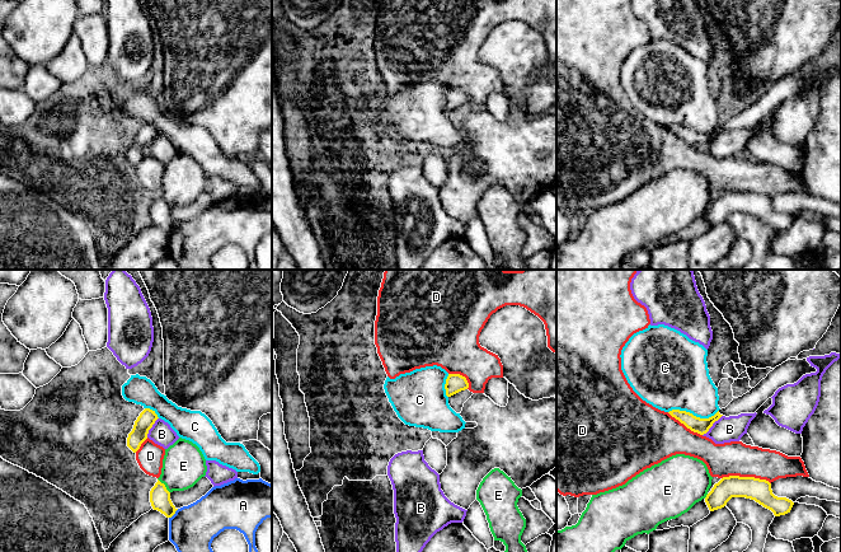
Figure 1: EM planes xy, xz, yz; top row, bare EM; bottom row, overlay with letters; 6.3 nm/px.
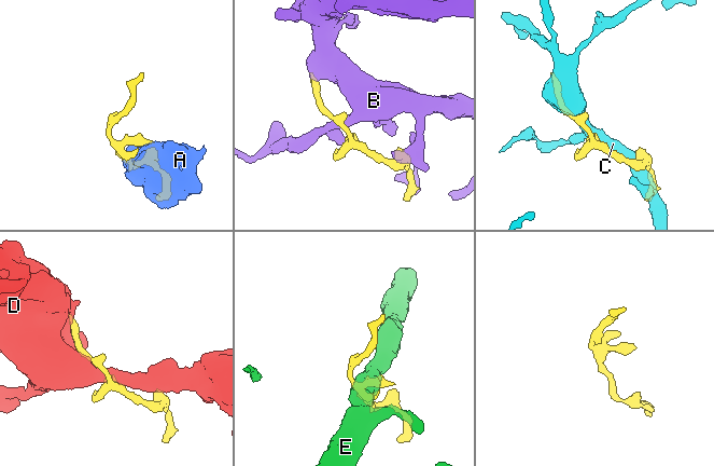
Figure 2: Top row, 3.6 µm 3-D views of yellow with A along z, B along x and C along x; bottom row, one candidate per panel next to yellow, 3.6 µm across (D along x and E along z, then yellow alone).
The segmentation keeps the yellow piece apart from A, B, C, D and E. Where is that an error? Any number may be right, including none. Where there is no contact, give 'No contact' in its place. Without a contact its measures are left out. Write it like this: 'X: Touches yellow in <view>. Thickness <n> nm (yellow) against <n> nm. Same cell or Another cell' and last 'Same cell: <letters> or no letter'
A: Touches yellow in xy. Thickness 130 nm (yellow) against 300 nm. Another cell
B: Touches yellow in yz. Thickness 100 nm (yellow) against 160 nm. Another cell
C: Touches yellow in yz. Thickness 100 nm (yellow) against 380 nm. Another cell
D: Touches yellow in yz. Thickness 140 nm (yellow) against 220 nm. Another cell
E: Touches yellow in xy. Thickness 130 nm (yellow) against 280 nm. Another cell
Same cell: no letter

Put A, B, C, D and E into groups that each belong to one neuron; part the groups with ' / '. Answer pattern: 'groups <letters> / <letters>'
groups A / B / C / D / E

